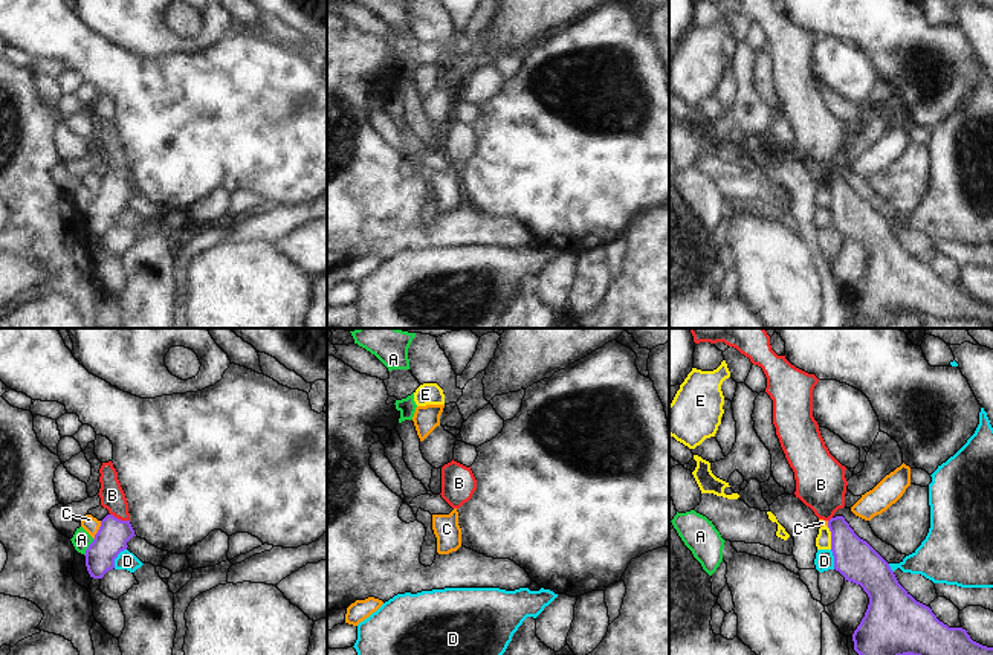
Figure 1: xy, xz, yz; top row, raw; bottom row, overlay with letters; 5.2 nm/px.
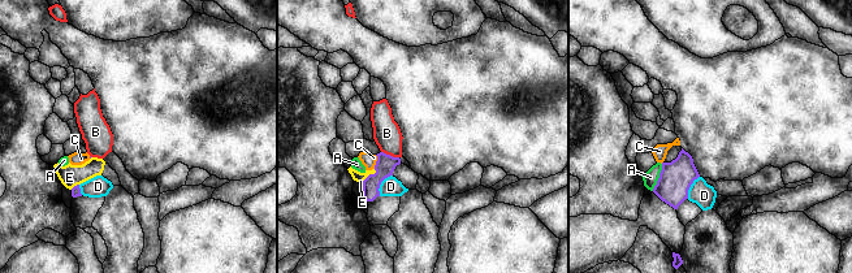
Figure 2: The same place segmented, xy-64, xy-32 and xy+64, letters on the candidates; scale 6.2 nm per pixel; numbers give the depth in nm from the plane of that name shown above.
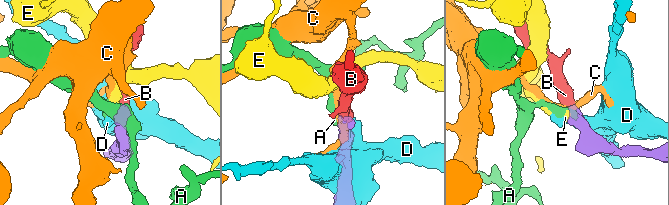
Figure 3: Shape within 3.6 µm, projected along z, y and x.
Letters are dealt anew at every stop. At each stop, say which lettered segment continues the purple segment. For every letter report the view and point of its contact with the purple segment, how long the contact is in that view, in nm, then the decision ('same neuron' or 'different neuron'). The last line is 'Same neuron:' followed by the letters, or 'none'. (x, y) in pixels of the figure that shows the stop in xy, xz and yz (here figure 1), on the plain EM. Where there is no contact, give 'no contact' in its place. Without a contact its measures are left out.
A: xy (89, 205) | 100 nm | different neuron
B: xy (119, 177) | 110 nm | same neuron
C: xy (98, 188) | 110 nm | different neuron
D: xy (116, 214) | 120 nm | different neuron
E: yz (831, 196) | 120 nm | different neuron
Same neuron: B

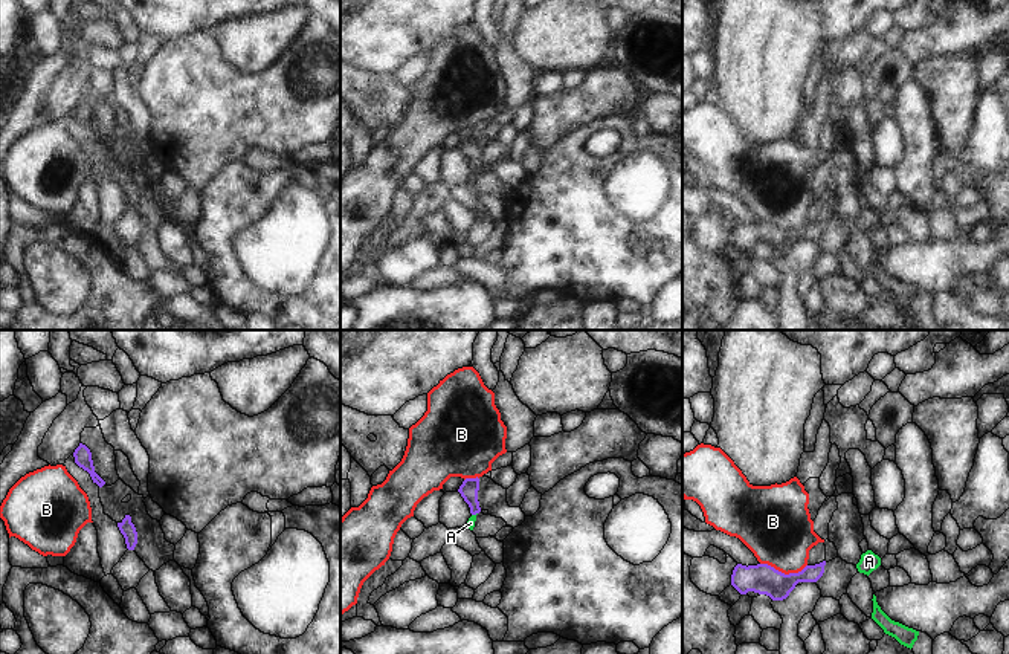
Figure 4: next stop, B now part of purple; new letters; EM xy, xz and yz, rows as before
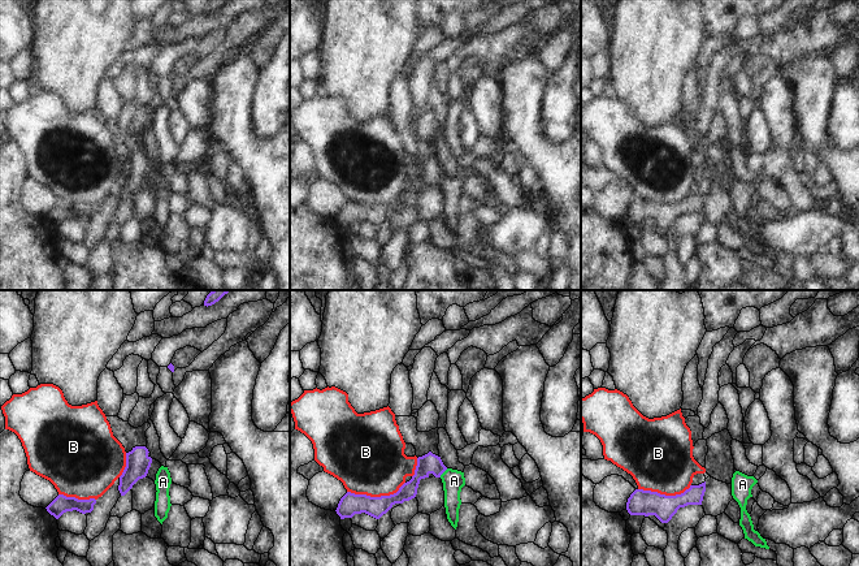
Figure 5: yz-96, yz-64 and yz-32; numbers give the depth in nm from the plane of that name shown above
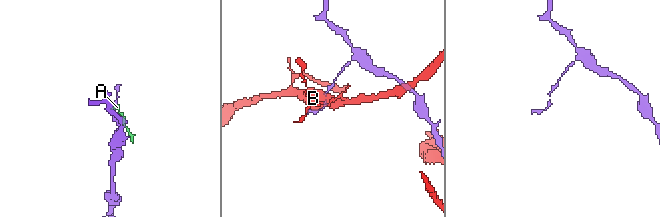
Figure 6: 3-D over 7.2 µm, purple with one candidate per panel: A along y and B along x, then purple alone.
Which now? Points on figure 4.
A: xz (473, 171) | 40 nm | same neuron
B: yz (783, 231) | 240 nm | different neuron
Same neuron: A

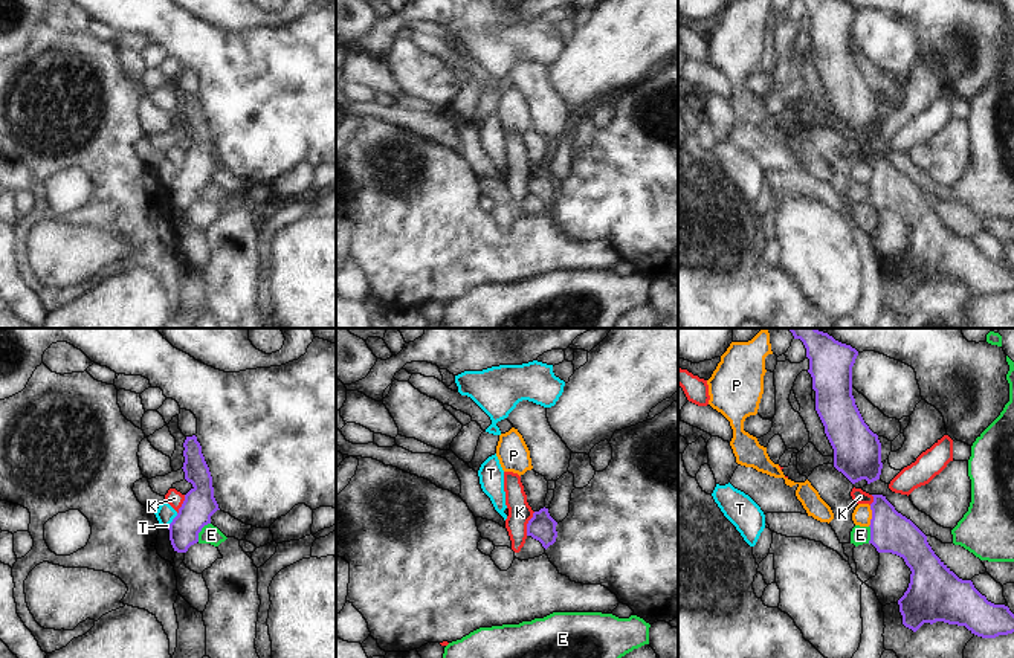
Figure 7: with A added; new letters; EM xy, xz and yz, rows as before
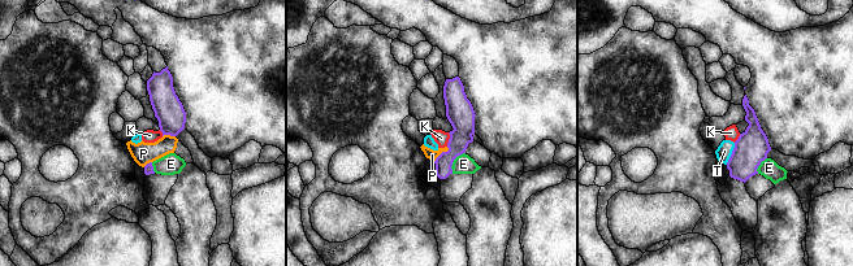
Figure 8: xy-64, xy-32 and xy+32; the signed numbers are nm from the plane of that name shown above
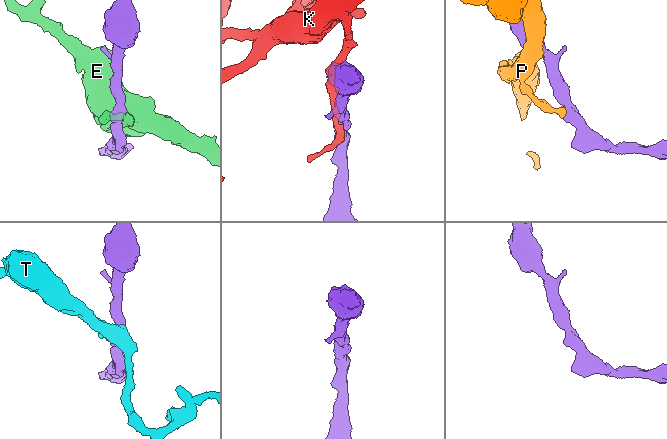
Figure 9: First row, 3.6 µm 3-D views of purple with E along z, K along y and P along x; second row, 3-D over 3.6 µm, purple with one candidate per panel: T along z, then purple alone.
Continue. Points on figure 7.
E: xy (200, 188) | 120 nm | different neuron
K: xz (527, 182) | 140 nm | different neuron
P: yz (872, 174) | 110 nm | different neuron
T: xy (173, 179) | 100 nm | different neuron
Same neuron: none

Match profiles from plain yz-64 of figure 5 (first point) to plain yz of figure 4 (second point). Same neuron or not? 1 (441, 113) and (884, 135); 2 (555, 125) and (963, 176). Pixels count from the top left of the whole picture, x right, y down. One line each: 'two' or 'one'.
1: two
2: one

